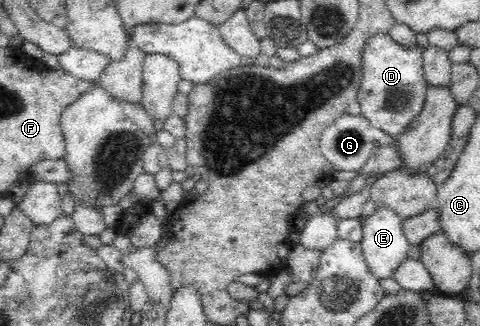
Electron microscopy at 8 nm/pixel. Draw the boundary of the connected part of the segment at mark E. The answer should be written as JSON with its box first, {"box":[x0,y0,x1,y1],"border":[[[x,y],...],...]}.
{"box":[360,206,410,279],"border":[[[382,206],[376,208],[373,214],[366,216],[361,214],[360,219],[363,224],[363,236],[360,243],[370,271],[379,279],[393,277],[398,266],[409,258],[410,241],[406,239],[402,217],[394,209]]]}

